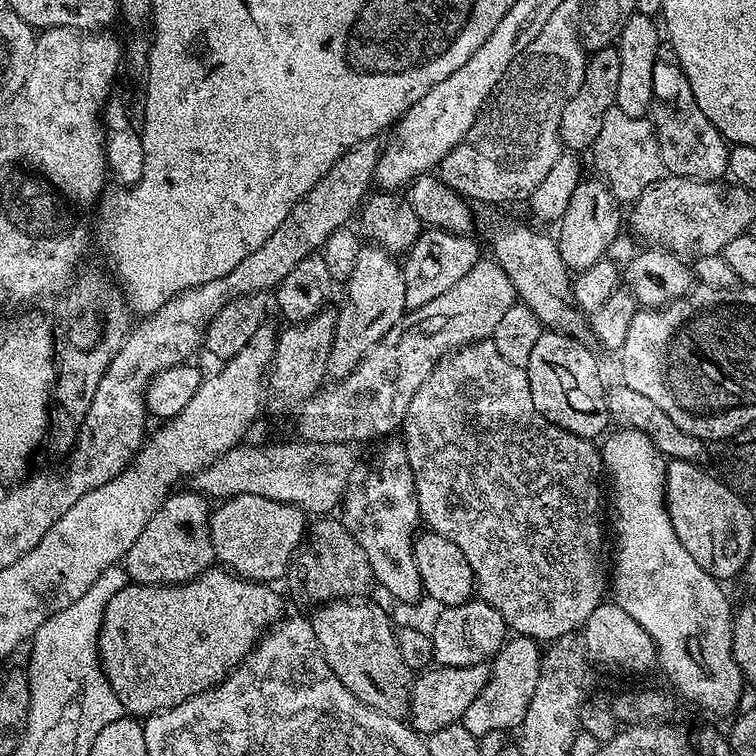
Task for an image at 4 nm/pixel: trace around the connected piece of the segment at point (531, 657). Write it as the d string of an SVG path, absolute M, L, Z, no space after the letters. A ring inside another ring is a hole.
M513 635L500 647L491 661L488 681L482 694L478 694L474 702L470 702L464 715L462 722L466 730L470 730L470 734L480 737L482 734L490 734L490 730L508 732L519 729L524 723L530 698L534 698L534 690L538 686L541 655L541 645L529 636Z

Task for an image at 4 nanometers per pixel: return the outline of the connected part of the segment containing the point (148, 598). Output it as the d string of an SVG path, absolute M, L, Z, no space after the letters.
M213 566L185 584L129 583L110 602L100 626L100 667L125 713L147 718L153 712L178 706L214 685L221 684L257 642L281 619L280 596L275 587L258 580L244 580L235 572Z

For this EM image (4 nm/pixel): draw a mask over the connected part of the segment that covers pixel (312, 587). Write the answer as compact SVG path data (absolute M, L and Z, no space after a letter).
M320 518L311 525L310 535L298 553L300 572L304 575L304 592L315 602L331 602L345 598L364 598L374 588L370 558L358 546L351 532L346 530L343 519Z

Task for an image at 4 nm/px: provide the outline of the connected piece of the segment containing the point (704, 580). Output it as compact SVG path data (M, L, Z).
M617 427L615 430L609 431L602 440L602 468L612 479L612 504L616 507L616 565L610 568L610 596L615 604L622 610L626 610L626 614L630 614L630 618L634 618L634 622L638 622L638 626L642 626L646 630L646 634L650 634L652 641L656 643L656 658L659 667L664 667L664 672L668 675L668 680L685 696L688 700L693 700L696 704L701 704L708 712L732 712L737 711L736 703L740 700L740 691L746 688L744 675L738 670L738 666L734 662L734 654L732 653L732 618L734 615L733 605L728 605L728 596L723 592L721 581L711 576L706 570L702 570L698 566L698 562L694 562L694 558L690 558L686 546L682 546L682 542L678 542L678 534L674 534L674 526L670 522L670 514L664 507L664 478L666 475L666 460L661 456L660 452L654 446L654 442L650 442L650 438L646 438L646 434L642 434L633 428Z

